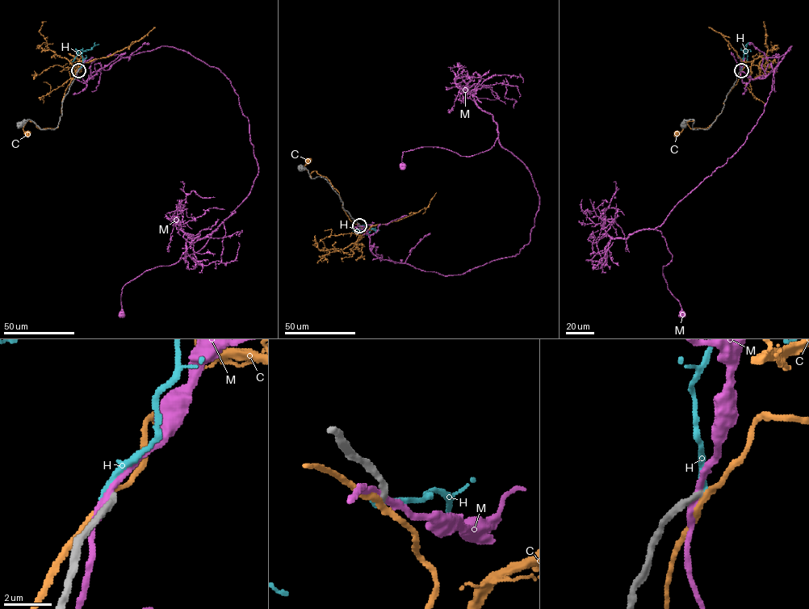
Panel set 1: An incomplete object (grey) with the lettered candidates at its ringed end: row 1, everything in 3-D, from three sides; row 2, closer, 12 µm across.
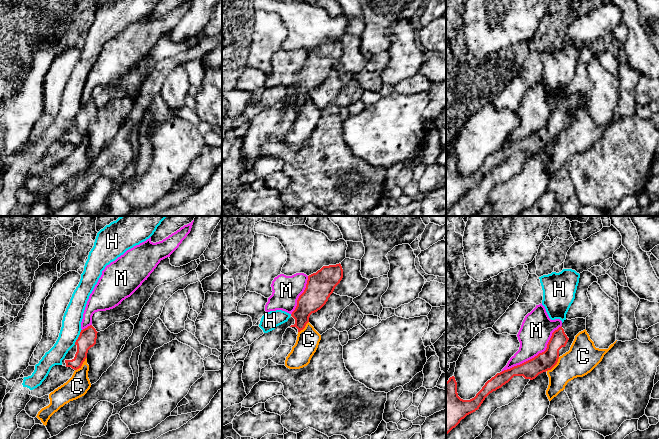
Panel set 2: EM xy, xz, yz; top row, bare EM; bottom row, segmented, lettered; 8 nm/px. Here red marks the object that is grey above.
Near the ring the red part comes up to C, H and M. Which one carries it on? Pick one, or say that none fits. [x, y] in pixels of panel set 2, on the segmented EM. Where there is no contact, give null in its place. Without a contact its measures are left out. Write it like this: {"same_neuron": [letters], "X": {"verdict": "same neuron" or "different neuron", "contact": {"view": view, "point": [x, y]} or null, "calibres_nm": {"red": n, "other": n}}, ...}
{"same_neuron": [], "C": {"verdict": "different neuron", "contact": {"view": "yz", "point": [554, 365]}, "calibres_nm": {"red": 150, "other": 240}}, "H": {"verdict": "different neuron", "contact": {"view": "xy", "point": [78, 337]}, "calibres_nm": {"red": 140, "other": 160}}, "M": {"verdict": "different neuron", "contact": {"view": "yz", "point": [535, 356]}, "calibres_nm": {"red": 150, "other": 260}}}

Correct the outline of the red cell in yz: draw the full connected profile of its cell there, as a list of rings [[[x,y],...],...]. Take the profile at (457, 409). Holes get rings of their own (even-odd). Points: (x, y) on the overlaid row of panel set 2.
[[[584,318],[564,320],[562,326],[552,333],[544,352],[520,365],[497,373],[470,400],[463,400],[458,396],[455,377],[450,377],[446,382],[446,435],[467,415],[478,410],[490,393],[501,388],[514,376],[533,380],[539,374],[551,370],[557,364],[559,357],[570,350],[575,336],[585,329]]]

